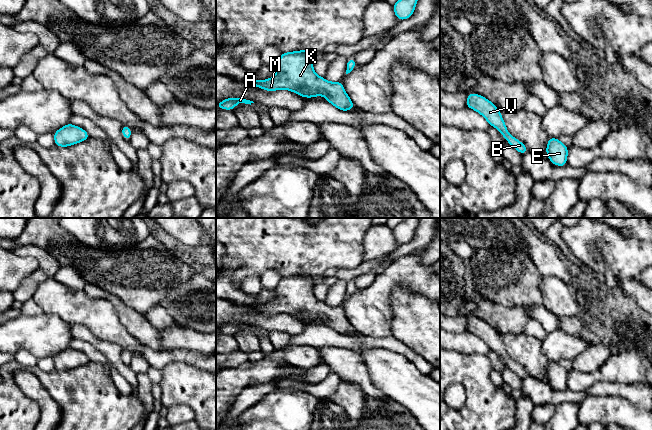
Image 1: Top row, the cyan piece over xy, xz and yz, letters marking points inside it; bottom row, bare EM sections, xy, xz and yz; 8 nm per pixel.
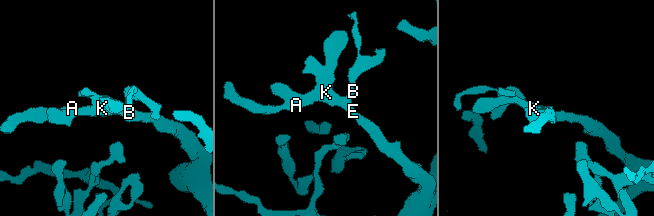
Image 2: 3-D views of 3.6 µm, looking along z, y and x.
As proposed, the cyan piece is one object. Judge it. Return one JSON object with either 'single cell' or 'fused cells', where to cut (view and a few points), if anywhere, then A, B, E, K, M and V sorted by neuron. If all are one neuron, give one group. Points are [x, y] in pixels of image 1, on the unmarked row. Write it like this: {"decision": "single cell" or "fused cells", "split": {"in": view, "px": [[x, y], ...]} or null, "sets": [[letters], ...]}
{"decision": "single cell", "split": null, "sets": [["A", "B", "E", "K", "M", "V"]]}

